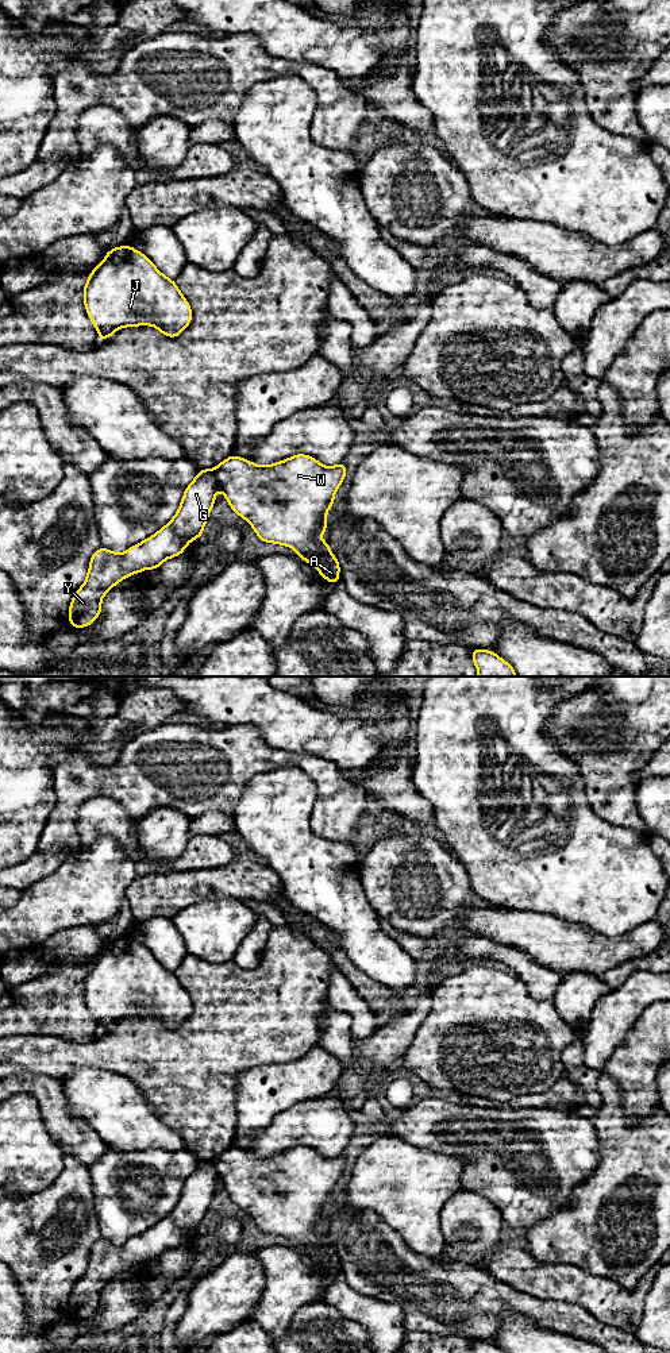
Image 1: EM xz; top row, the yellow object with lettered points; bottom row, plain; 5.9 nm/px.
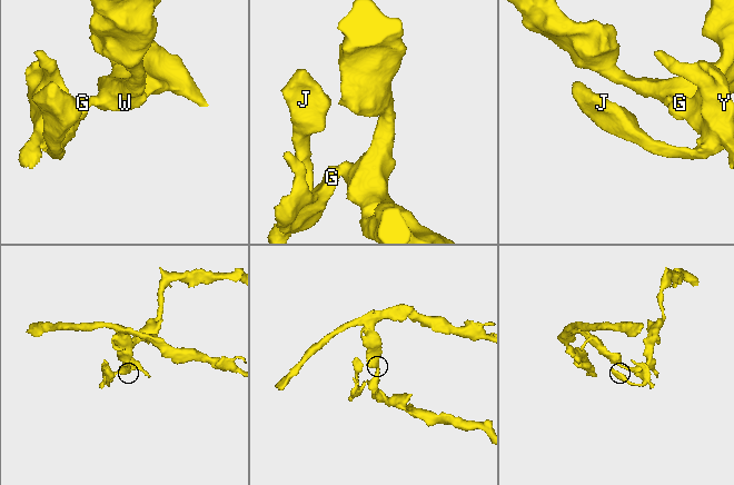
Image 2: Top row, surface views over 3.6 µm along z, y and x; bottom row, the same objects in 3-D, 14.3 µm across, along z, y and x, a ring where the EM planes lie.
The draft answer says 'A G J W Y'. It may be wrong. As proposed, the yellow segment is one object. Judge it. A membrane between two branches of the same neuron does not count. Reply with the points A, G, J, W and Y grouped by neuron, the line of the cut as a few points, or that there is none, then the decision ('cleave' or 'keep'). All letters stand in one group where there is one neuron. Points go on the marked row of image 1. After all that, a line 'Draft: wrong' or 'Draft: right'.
groups A W / G J Y; cut xz (212, 470), (218, 484); cleave
Draft: wrong

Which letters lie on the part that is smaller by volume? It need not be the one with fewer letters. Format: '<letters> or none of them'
G, J, Y

